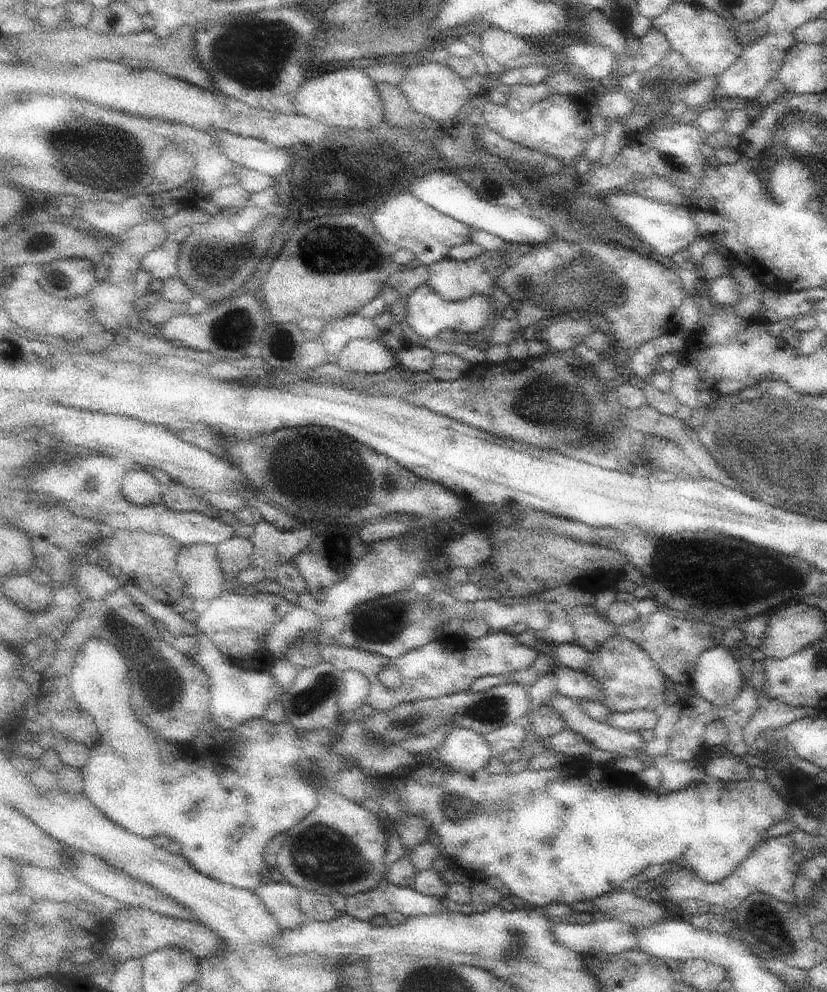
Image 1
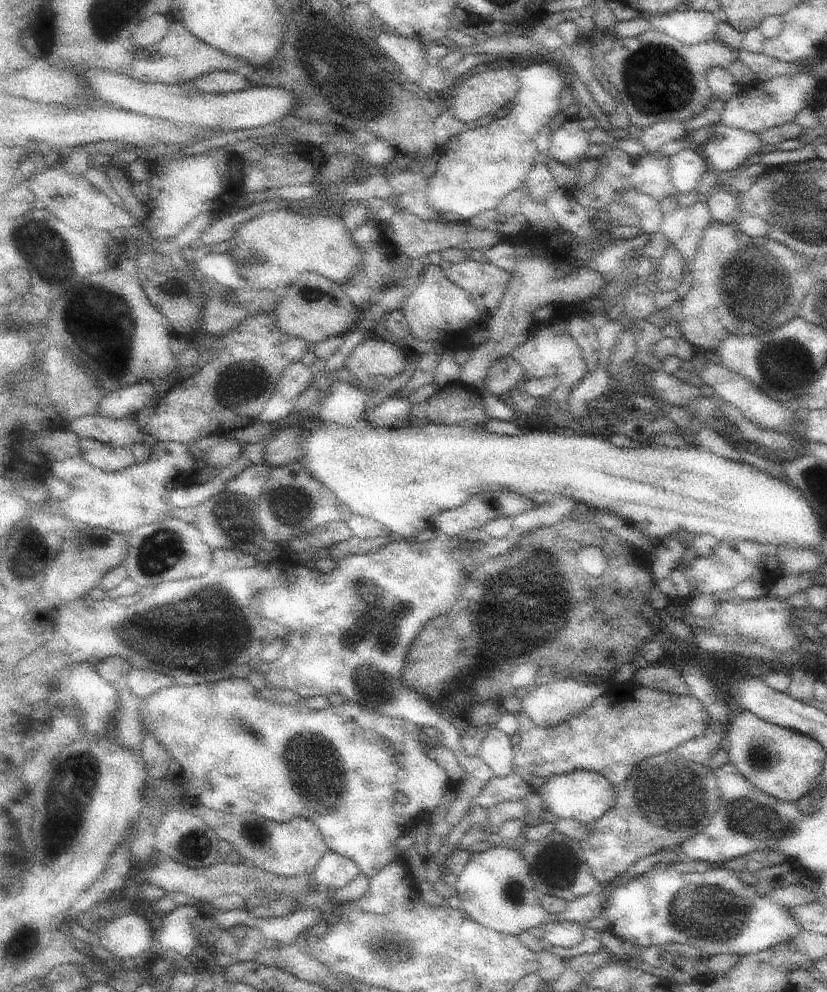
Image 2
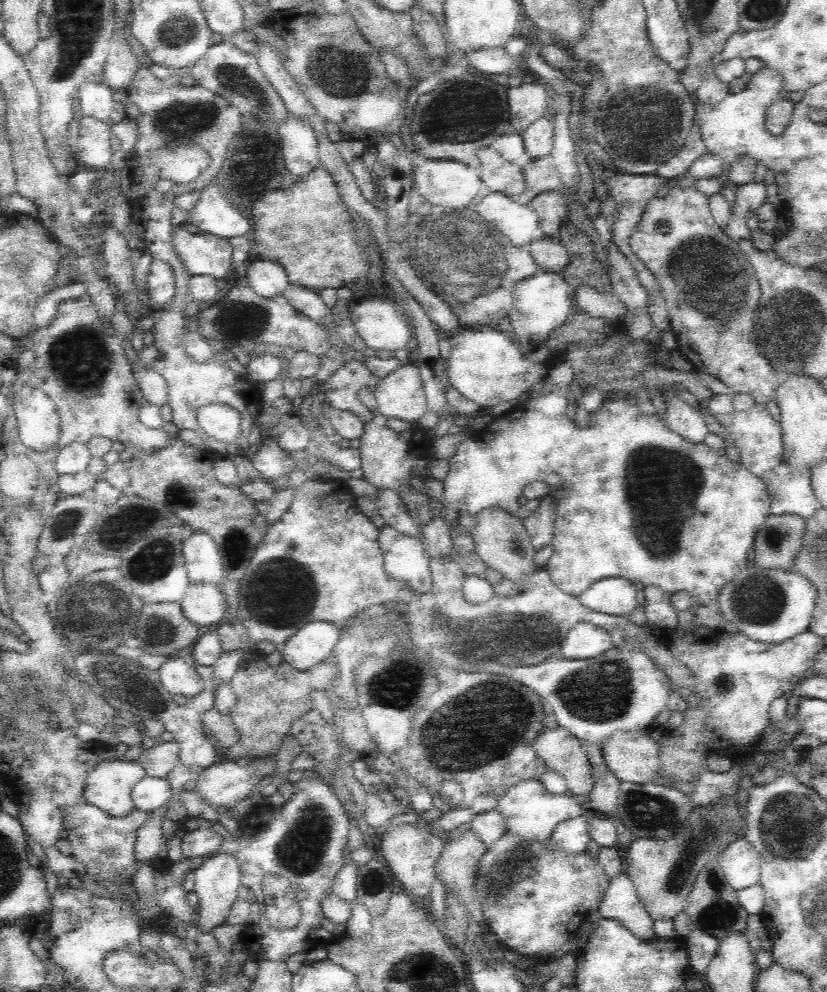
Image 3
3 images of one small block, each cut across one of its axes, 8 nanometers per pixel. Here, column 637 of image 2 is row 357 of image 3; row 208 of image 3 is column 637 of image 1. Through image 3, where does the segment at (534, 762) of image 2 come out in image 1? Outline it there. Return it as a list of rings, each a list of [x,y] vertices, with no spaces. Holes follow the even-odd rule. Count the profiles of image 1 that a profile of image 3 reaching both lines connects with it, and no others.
[[[620,633],[609,634],[589,653],[588,674],[602,687],[605,704],[611,713],[632,712],[636,709],[659,710],[668,703],[667,678],[643,648]]]

